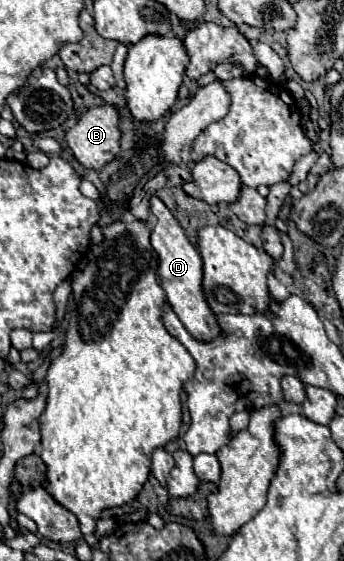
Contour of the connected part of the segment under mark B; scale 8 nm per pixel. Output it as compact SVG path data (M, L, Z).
M102 105L88 109L80 121L66 131L64 141L84 167L98 169L118 155L118 137L118 113L112 105Z

